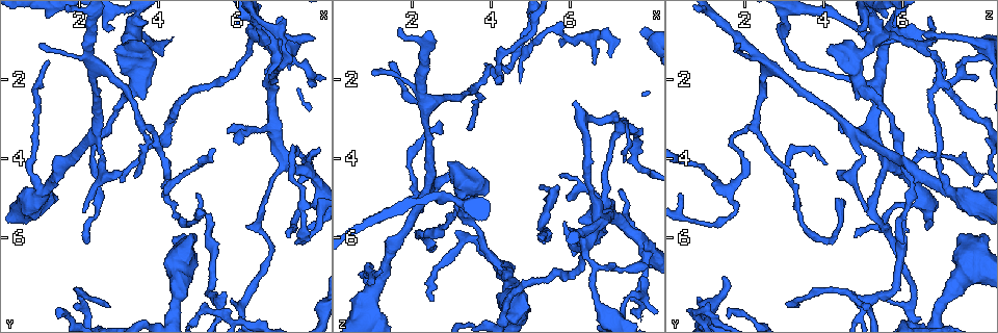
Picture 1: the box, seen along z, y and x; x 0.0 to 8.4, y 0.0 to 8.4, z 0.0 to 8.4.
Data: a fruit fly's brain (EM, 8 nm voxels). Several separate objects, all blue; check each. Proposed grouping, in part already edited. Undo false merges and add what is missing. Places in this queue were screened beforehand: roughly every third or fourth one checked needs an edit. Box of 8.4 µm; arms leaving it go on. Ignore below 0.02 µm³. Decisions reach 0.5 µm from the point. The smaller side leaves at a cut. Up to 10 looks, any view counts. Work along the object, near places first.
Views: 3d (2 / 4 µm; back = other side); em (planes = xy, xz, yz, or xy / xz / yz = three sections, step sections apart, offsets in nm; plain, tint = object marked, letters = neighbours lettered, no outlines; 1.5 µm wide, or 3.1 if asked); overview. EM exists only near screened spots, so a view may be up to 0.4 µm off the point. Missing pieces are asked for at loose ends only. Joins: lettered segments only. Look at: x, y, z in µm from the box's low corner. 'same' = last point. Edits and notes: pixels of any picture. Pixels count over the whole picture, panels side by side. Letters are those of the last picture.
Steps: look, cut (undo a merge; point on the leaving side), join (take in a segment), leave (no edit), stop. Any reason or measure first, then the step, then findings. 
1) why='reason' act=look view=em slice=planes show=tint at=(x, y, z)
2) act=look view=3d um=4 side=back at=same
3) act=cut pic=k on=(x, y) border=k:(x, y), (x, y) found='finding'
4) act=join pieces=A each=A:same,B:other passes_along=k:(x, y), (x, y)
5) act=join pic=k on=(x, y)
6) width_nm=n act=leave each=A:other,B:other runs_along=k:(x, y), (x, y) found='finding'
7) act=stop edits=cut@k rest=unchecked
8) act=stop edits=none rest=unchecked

why='touches itself' act=look view=3d um=4 side=back at=(7.10, 1.20, 3.00)

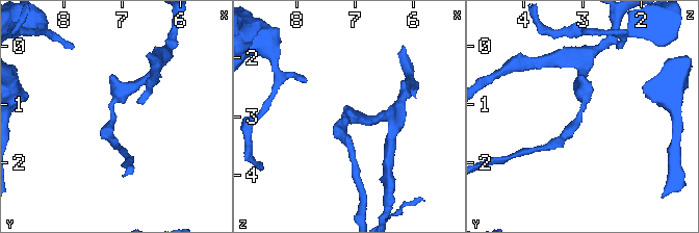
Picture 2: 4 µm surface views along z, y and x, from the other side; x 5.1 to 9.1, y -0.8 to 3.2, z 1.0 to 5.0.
why='need the tissue' act=look view=em slice=planes show=letters at=(7.15, 1.20, 3.05)

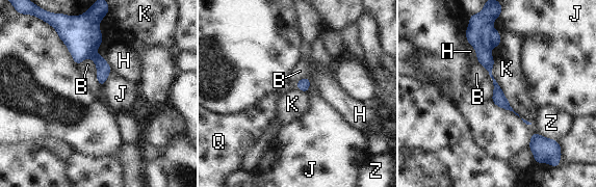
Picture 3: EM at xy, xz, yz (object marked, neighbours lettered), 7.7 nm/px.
act=cut pic=3 on=(490, 37) each=B:other,H:other,J:other,K:other,Q:other,Z:other border=3:(486, 23), (482, 43), (489, 49) found='two neurons meet here'

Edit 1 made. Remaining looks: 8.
act=look view=overview

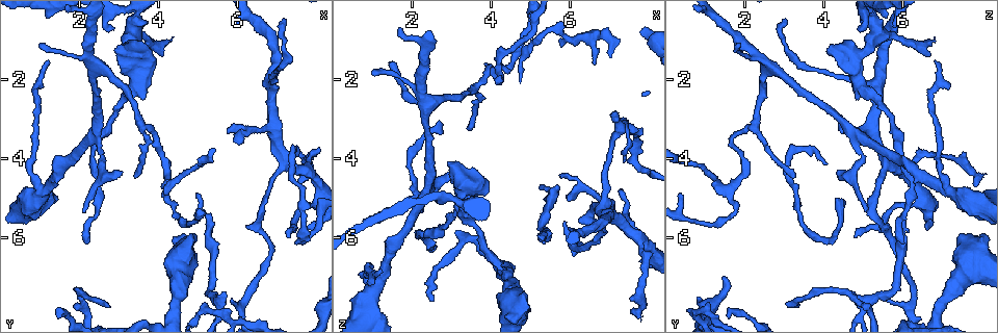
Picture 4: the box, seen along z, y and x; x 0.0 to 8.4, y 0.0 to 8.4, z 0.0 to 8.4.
act=look view=em slice=planes show=letters at=(7.55, 4.70, 7.90)

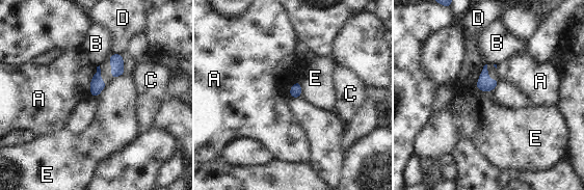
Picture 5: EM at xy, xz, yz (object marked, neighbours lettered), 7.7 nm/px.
width_nm=100 act=leave each=A:other,B:other,C:other,D:other,E:other border=5:(298, 79), (301, 97) found='no lettered segment goes on from it'

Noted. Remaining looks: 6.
why='end of a long branch' act=look view=3d um=2 at=(5.30, 5.40, 6.05)

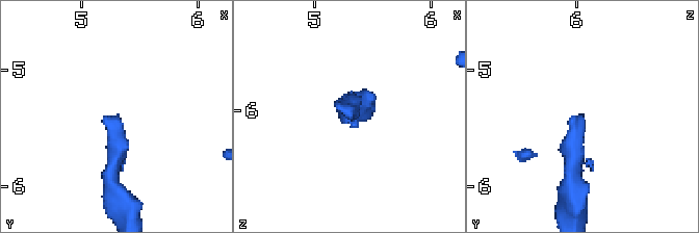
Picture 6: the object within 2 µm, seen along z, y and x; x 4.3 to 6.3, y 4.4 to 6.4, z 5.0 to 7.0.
act=look view=em slice=planes show=tint at=(5.24, 5.40, 6.02)

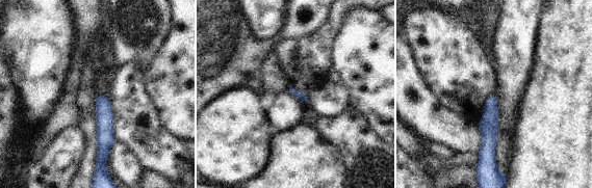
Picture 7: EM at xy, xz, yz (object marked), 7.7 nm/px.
act=look view=em slice=planes show=letters at=same

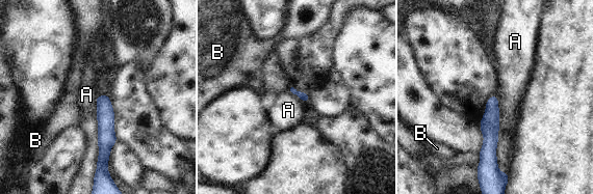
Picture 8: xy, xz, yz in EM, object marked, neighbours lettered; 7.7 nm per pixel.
longest_contact=A:600nm act=leave each=A:other,B:other border=8:(496, 94), (498, 168) found='no lettered segment goes on from it'

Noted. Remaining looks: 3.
act=stop edits=cut@3 rest=unchecked

